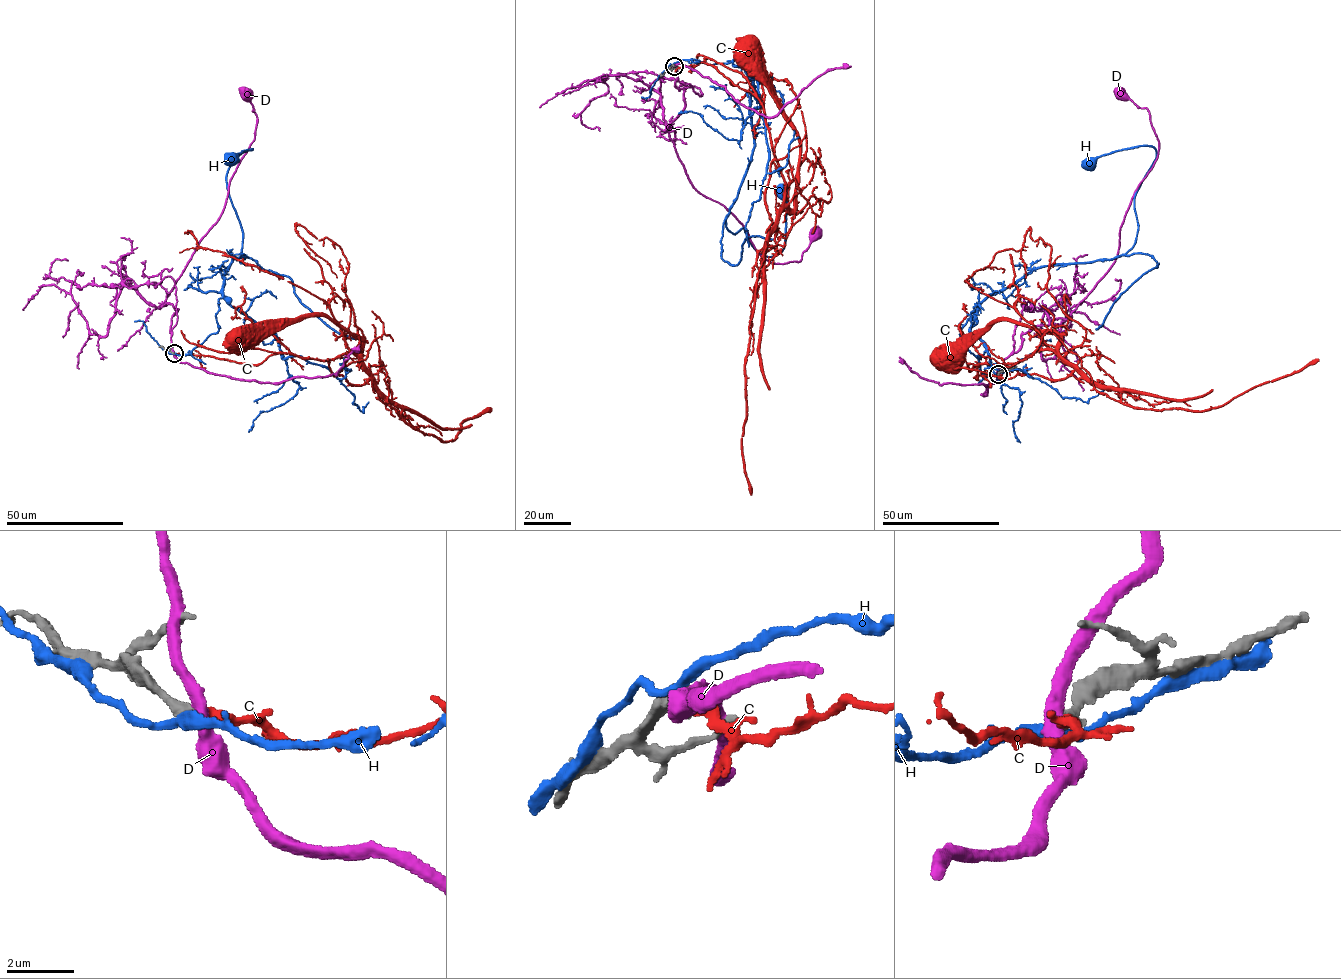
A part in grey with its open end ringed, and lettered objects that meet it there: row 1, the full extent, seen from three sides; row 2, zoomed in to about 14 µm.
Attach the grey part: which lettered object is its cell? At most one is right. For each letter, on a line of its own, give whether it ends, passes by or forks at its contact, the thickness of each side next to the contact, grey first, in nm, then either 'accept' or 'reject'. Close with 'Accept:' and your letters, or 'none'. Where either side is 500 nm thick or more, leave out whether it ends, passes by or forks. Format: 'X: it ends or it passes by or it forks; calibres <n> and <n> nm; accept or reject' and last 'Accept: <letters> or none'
C: it ends; calibres 440 and 360 nm; accept
D: it passes by; calibres 440 and 420 nm; reject
H: it passes by; calibres 480 and 280 nm; reject
Accept: C

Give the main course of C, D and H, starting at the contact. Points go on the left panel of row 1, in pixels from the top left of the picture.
C: (174, 353), (259, 364), (281, 353), (328, 360), (360, 351), (361, 340), (321, 316), (304, 315), (252, 333)
D: (173, 353), (170, 329), (178, 310), (166, 298), (221, 214), (254, 138), (256, 116), (238, 88)
H: (172, 353), (189, 354), (216, 333), (224, 275), (233, 259), (245, 258), (226, 174), (252, 148), (234, 159)

